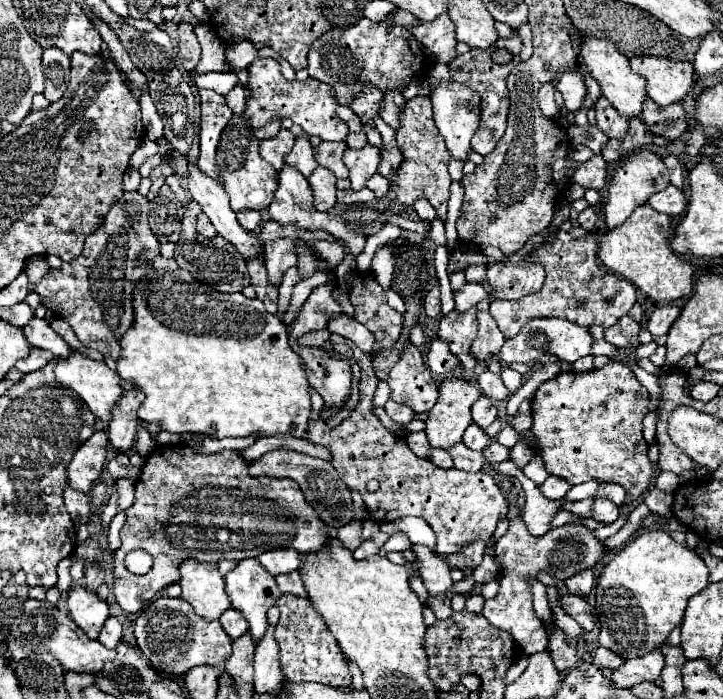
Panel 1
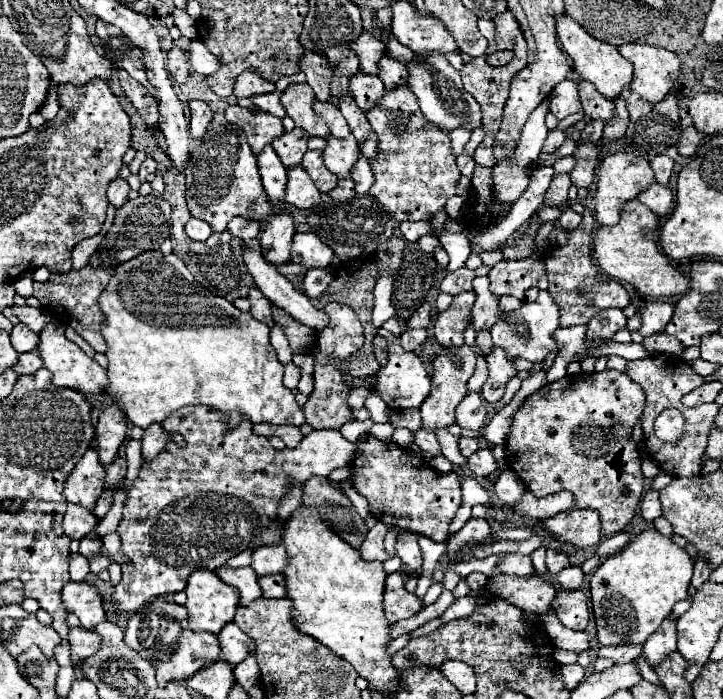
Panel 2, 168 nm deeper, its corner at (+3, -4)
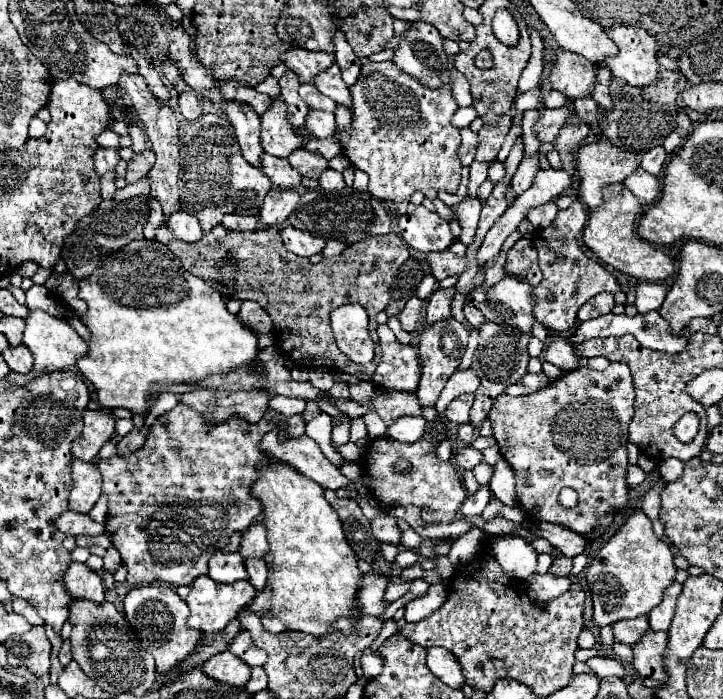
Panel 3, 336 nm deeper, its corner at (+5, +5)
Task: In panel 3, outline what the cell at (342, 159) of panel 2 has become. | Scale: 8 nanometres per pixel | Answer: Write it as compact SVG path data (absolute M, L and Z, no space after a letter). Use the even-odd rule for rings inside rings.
M309 109L307 117L305 117L305 127L311 131L313 137L317 139L327 139L333 137L335 133L335 115L329 111L317 111L317 109Z

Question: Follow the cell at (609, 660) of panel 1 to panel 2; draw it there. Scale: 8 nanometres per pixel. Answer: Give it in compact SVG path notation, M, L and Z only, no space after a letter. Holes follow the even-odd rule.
M603 646L599 648L599 656L613 660L615 664L631 662L641 656L641 646Z

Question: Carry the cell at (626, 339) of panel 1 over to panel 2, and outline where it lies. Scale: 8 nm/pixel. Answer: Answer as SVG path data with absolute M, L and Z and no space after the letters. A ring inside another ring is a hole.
M609 308L603 312L597 312L593 320L589 322L587 338L591 340L611 340L613 334L623 330L627 326L627 318L619 308Z

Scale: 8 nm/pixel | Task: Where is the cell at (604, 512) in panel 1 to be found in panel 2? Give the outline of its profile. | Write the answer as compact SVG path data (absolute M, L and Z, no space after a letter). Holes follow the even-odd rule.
M573 508L543 520L543 528L561 542L575 546L593 546L601 540L601 516L593 508Z

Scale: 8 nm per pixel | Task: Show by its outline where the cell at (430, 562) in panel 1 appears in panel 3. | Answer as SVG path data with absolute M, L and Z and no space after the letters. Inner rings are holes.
M389 513L377 515L375 519L371 519L371 529L373 529L373 535L379 541L385 541L385 543L391 543L391 545L399 545L401 531L399 531L397 519L393 515L389 515Z

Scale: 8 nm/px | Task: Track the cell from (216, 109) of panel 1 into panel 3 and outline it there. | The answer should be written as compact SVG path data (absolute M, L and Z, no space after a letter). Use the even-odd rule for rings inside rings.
M179 93L179 111L187 121L195 121L201 117L201 99L195 93Z

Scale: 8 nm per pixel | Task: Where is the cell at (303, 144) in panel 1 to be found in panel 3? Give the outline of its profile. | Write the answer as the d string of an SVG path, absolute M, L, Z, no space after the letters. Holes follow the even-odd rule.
M279 97L273 99L269 111L261 115L261 147L275 157L289 157L295 149L303 147L303 141L287 121L285 103Z

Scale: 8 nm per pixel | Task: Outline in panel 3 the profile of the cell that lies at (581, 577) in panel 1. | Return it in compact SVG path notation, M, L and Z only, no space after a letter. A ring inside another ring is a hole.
M559 557L559 559L553 559L553 565L549 567L549 575L555 575L555 577L567 577L571 573L571 559L569 557Z

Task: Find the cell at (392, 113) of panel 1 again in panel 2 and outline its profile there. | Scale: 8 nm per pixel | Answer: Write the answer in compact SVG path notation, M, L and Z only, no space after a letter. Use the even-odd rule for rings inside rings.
M359 72L357 76L351 78L351 94L355 104L363 110L369 112L377 106L377 102L385 96L385 86L381 82L379 76L367 76L363 72Z

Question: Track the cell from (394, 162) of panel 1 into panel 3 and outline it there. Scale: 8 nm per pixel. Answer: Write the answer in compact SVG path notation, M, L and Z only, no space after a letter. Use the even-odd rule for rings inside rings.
M333 63L329 69L325 69L321 75L315 77L315 87L331 97L335 103L345 105L347 109L351 109L351 99L349 99L349 89L345 87L345 81L341 79L341 71L339 67Z

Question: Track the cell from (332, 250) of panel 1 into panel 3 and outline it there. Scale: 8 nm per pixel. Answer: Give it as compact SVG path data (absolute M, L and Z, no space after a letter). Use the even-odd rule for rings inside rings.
M285 227L281 231L281 239L287 251L299 257L311 257L315 253L321 253L325 247L325 239L317 239L305 231L297 231L295 227Z

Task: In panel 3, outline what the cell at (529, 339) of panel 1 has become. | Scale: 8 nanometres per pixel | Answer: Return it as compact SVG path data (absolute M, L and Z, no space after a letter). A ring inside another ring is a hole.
M505 275L497 285L493 285L487 293L483 303L475 307L487 317L497 323L507 323L517 327L519 331L529 333L535 319L533 319L533 299L531 289L527 283L515 279L513 275Z

